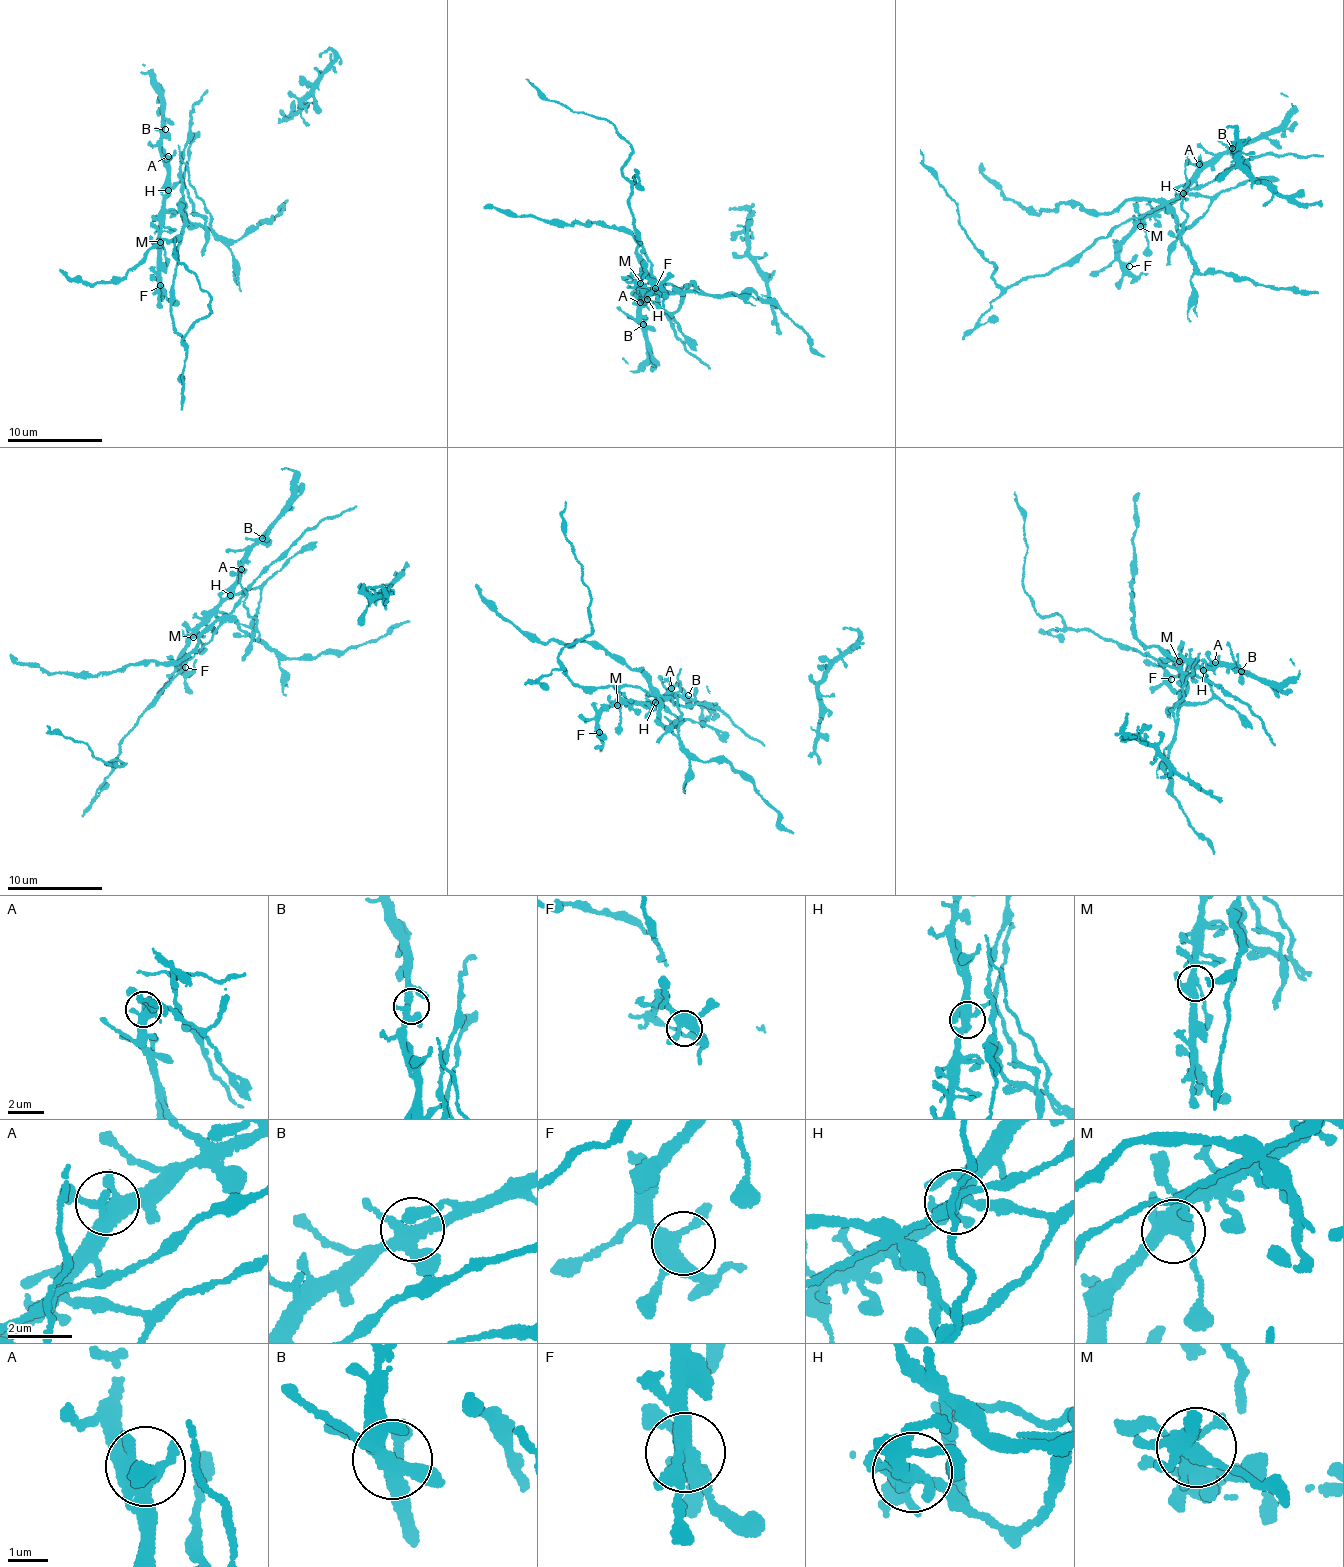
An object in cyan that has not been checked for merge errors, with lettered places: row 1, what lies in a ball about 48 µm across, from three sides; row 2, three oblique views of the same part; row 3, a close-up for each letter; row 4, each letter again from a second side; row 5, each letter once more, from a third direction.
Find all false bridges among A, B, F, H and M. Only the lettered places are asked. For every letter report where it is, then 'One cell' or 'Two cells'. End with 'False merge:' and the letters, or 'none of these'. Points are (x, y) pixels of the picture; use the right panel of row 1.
A: Place: (1199, 164). One cell
B: Place: (1232, 148). One cell
F: Place: (1129, 266). One cell
H: Place: (1183, 193). Two cells
M: Place: (1140, 226). One cell
False merge: H

